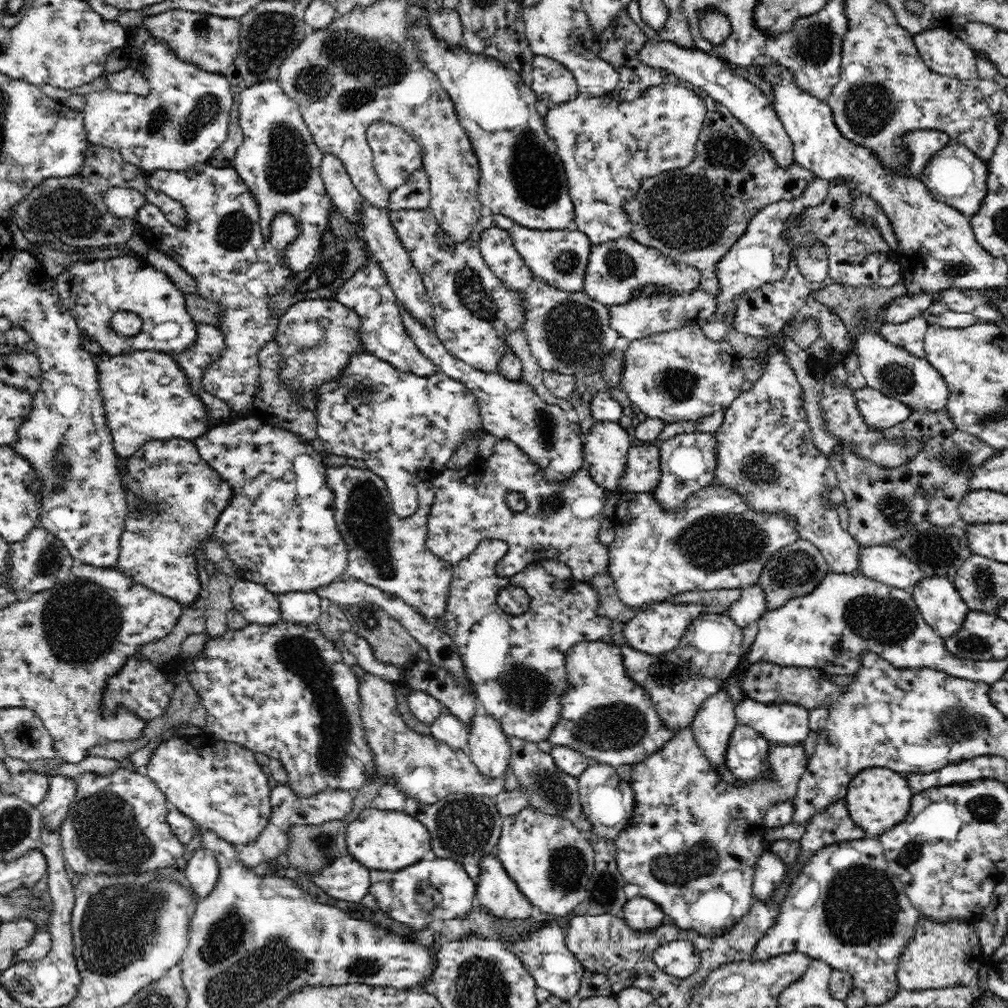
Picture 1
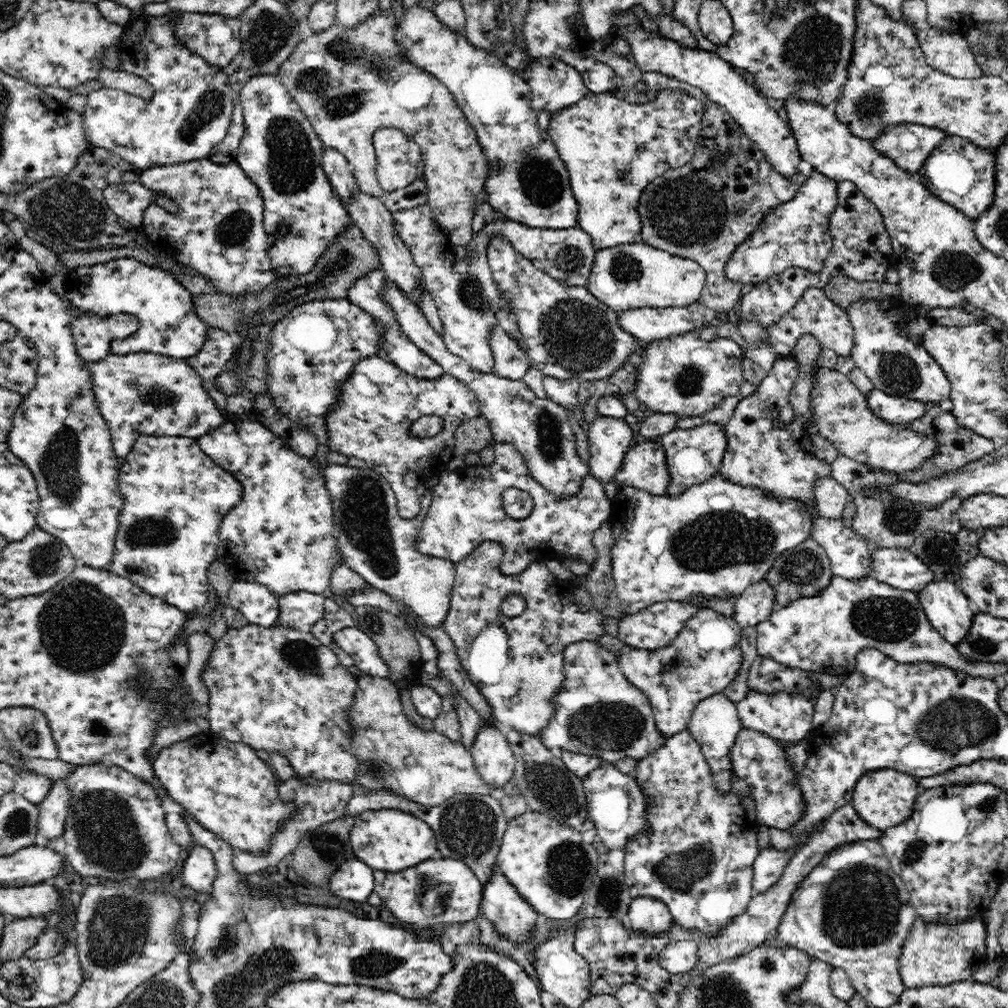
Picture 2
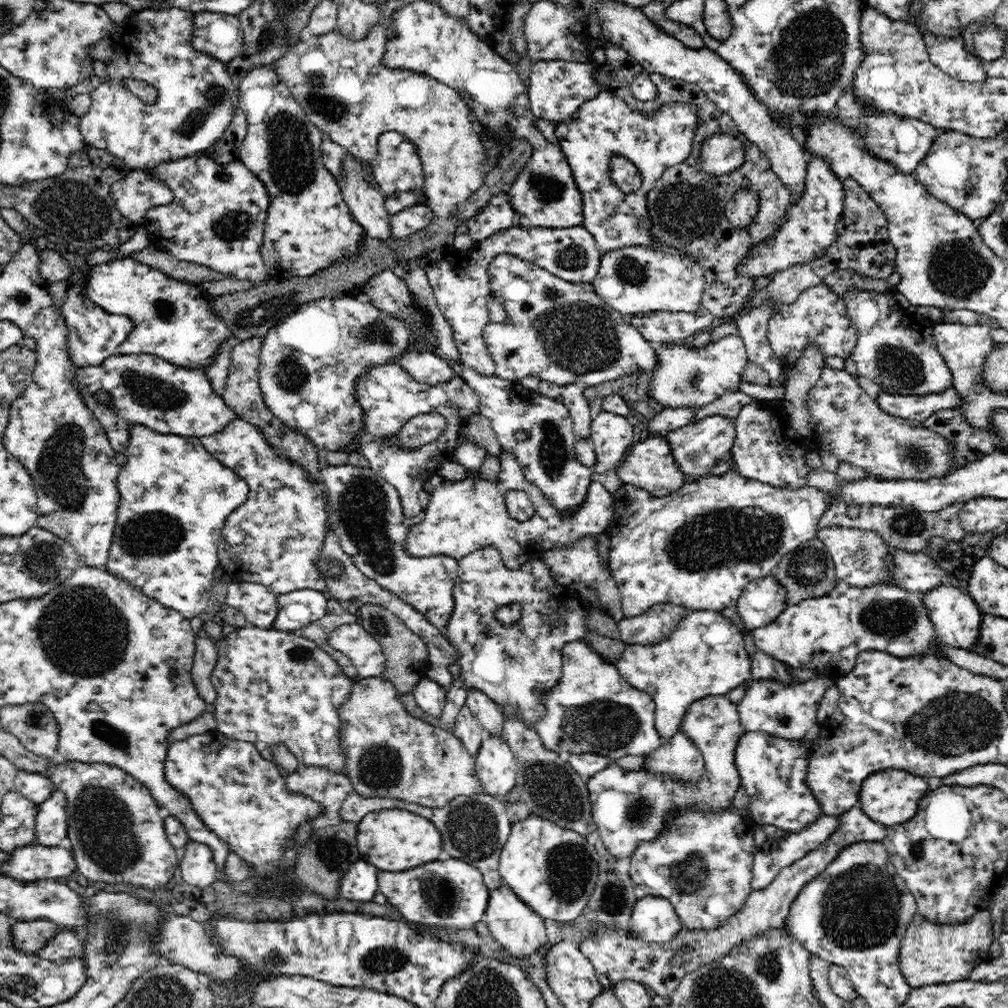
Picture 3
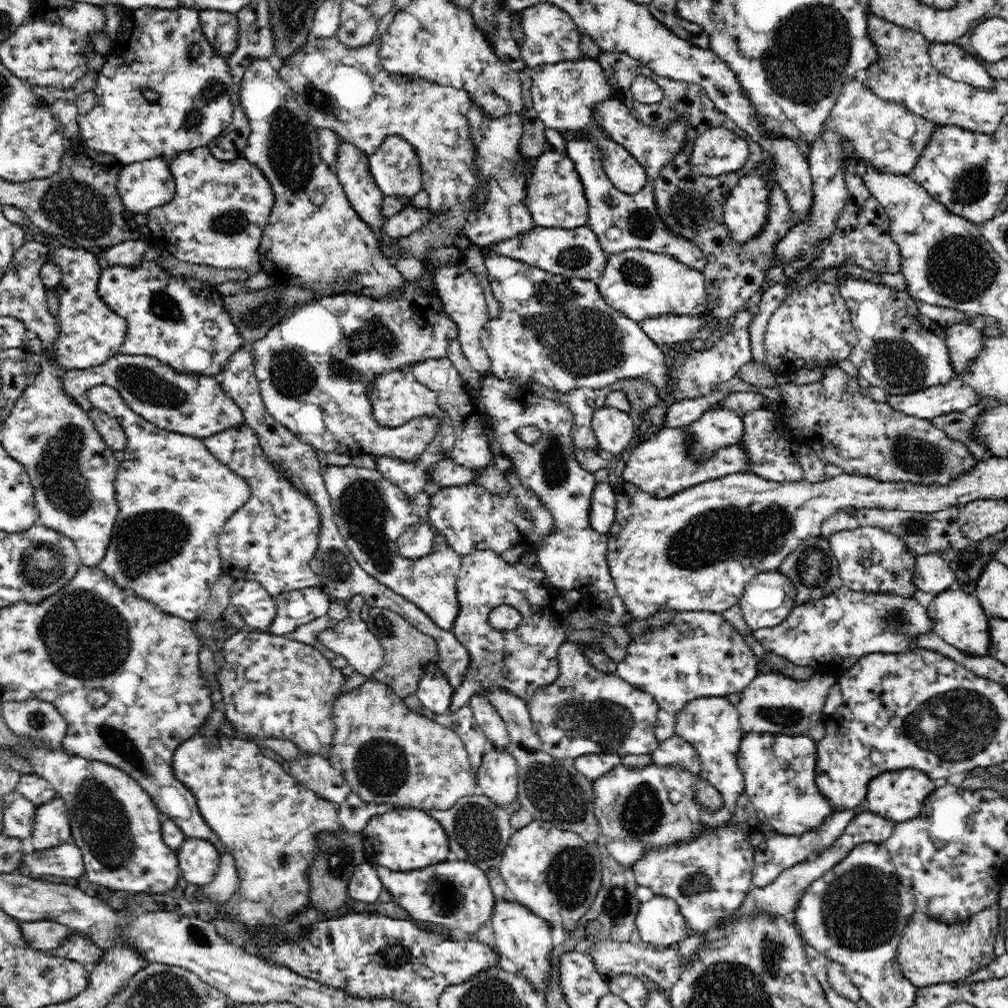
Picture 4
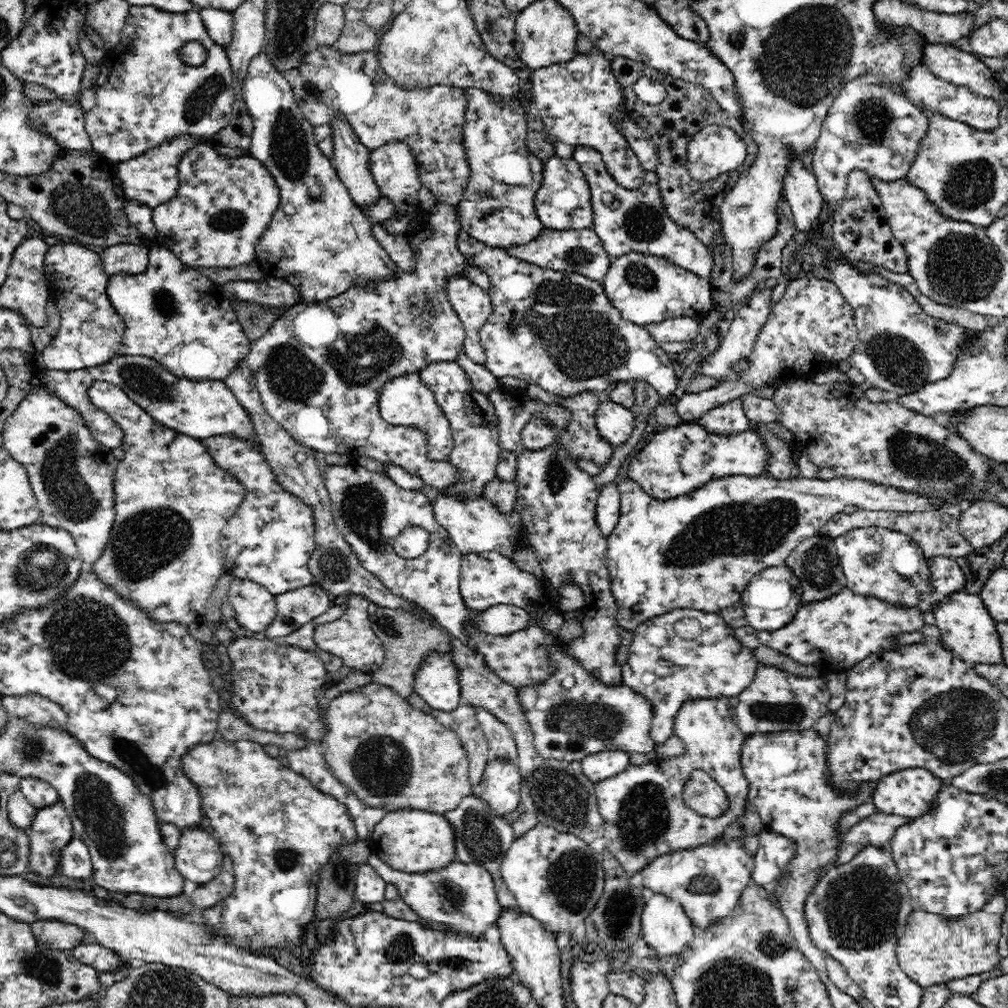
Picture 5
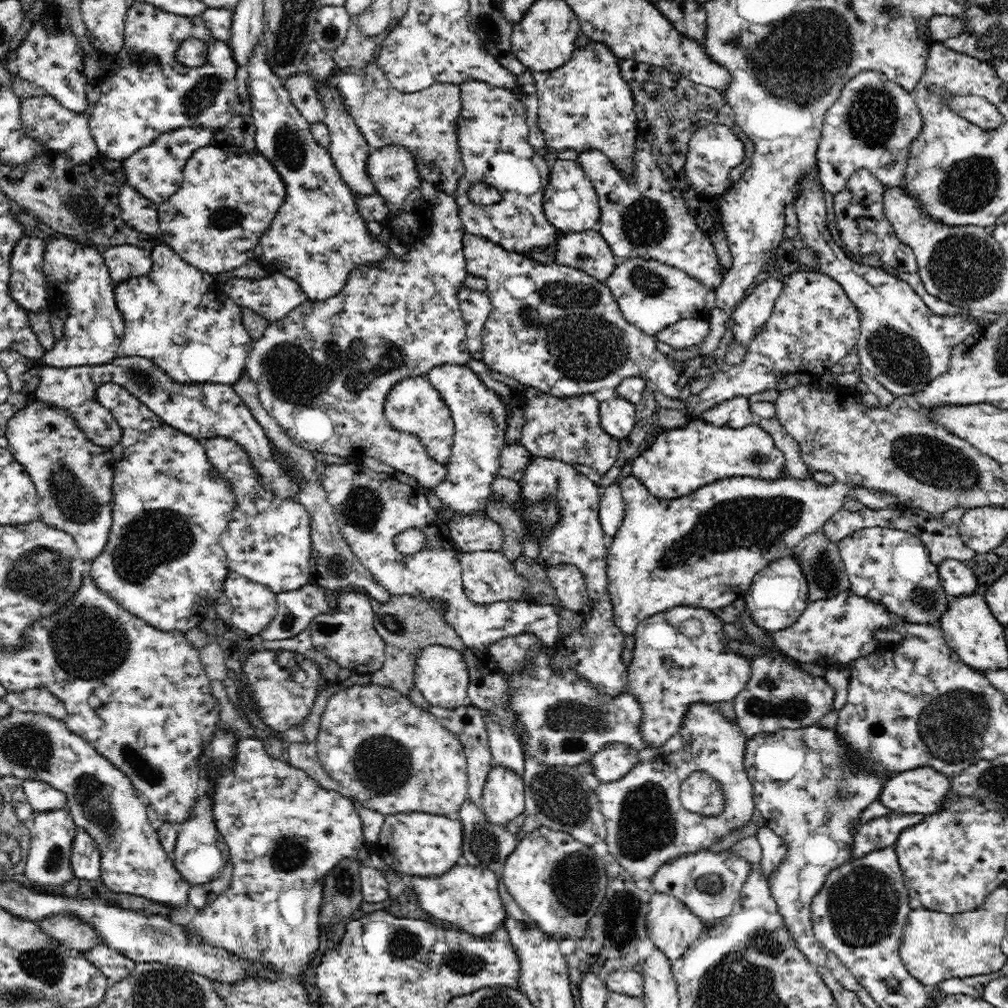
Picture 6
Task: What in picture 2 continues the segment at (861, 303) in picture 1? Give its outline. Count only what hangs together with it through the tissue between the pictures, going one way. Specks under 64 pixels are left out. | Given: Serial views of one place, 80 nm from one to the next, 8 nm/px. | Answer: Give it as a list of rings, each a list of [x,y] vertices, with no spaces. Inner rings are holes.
[[[846,276],[832,278],[823,290],[830,300],[842,307],[844,311],[850,304],[859,302],[860,299],[890,300],[890,298],[900,297],[898,283],[858,282]]]

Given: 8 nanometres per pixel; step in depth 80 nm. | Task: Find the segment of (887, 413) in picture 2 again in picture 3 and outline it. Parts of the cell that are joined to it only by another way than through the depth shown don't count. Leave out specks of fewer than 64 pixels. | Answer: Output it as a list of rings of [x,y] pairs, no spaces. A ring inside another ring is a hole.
[[[948,387],[944,391],[932,391],[930,394],[912,394],[900,396],[881,392],[875,401],[880,403],[884,412],[897,415],[898,418],[913,419],[922,422],[942,409],[956,409],[964,404],[964,397],[956,387]]]

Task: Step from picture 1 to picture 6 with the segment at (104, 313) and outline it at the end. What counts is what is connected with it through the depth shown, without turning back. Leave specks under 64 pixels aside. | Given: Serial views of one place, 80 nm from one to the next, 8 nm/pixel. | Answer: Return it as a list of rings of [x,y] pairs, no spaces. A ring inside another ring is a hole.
[[[156,244],[152,256],[154,264],[146,276],[130,278],[115,286],[114,297],[125,322],[120,355],[151,360],[180,387],[192,383],[238,382],[253,347],[253,340],[242,325],[241,308],[221,289],[222,283],[214,276],[187,264],[167,245]]]

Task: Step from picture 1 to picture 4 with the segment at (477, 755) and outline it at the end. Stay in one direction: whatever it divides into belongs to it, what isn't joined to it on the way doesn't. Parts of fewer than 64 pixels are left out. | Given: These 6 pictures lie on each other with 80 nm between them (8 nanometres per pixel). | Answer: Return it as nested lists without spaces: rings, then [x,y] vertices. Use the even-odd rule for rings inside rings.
[[[489,746],[476,773],[484,797],[498,807],[513,807],[518,795],[519,768],[509,750]]]

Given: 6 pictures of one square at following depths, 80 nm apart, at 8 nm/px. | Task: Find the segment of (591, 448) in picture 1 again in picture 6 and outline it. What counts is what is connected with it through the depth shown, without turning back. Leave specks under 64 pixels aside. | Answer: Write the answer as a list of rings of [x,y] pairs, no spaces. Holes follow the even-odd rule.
[[[617,394],[600,403],[599,417],[601,427],[618,441],[626,438],[636,424],[634,404]]]

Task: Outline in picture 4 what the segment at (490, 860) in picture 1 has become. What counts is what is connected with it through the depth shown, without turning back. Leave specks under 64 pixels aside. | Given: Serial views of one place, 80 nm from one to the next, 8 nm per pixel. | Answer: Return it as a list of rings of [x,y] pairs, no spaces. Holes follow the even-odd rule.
[[[497,900],[493,910],[491,925],[494,932],[494,944],[501,956],[506,956],[514,962],[516,970],[526,981],[536,984],[532,986],[538,990],[544,990],[550,982],[550,952],[552,952],[552,933],[548,921],[541,919],[532,913],[530,909],[519,905],[513,900]]]

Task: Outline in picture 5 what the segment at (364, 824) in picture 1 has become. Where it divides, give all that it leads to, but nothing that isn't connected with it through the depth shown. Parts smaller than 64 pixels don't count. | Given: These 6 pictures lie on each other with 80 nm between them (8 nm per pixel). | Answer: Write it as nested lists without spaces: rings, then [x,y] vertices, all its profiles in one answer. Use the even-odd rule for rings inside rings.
[[[423,810],[390,811],[367,841],[370,852],[394,870],[407,873],[438,872],[456,860],[456,829],[441,814]]]

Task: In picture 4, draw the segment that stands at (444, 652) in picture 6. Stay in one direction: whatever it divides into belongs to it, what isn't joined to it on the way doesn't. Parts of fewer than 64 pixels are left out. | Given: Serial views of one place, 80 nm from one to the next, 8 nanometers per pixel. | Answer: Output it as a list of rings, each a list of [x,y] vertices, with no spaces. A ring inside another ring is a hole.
[[[430,663],[414,693],[428,710],[432,710],[436,715],[446,715],[449,713],[453,692],[454,688],[450,686],[437,664]]]

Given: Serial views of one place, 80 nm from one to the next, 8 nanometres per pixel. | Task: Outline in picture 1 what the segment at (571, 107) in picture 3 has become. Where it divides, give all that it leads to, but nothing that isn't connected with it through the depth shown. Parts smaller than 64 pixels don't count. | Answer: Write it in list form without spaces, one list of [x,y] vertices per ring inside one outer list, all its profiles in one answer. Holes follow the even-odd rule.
[[[535,55],[532,65],[531,89],[534,91],[535,100],[546,100],[550,105],[564,104],[573,101],[579,93],[575,75],[562,63],[542,55]]]

